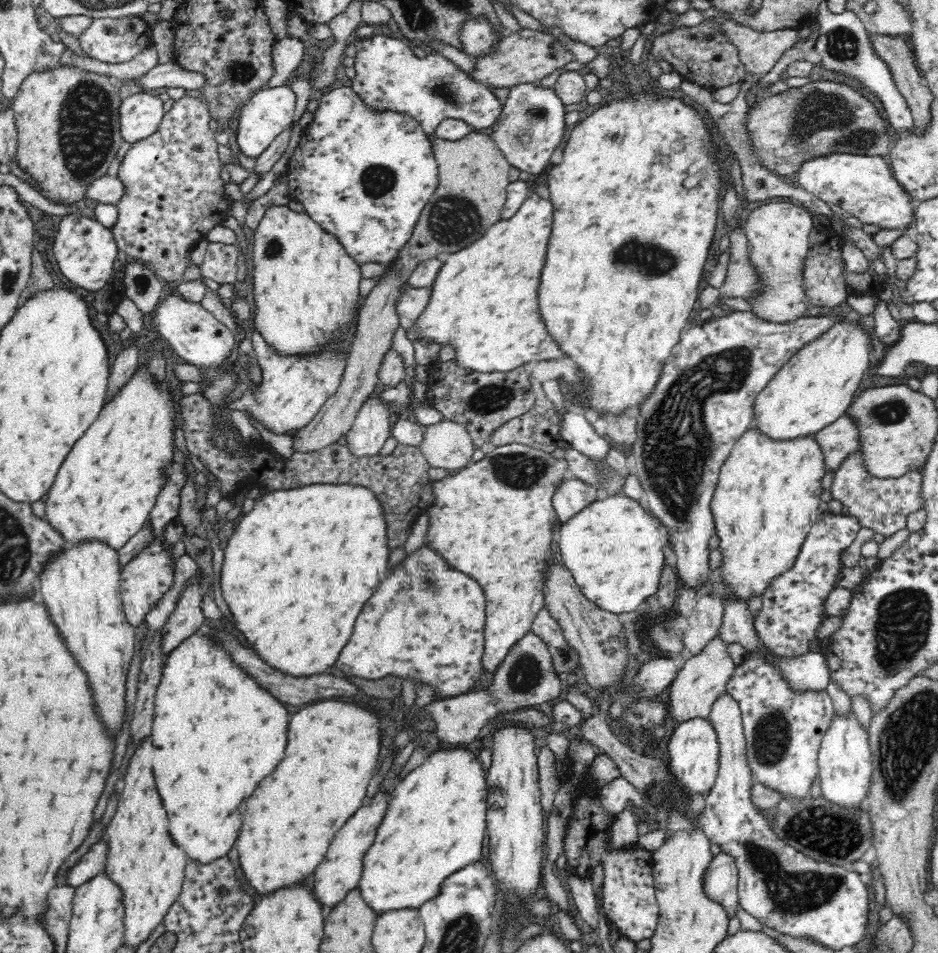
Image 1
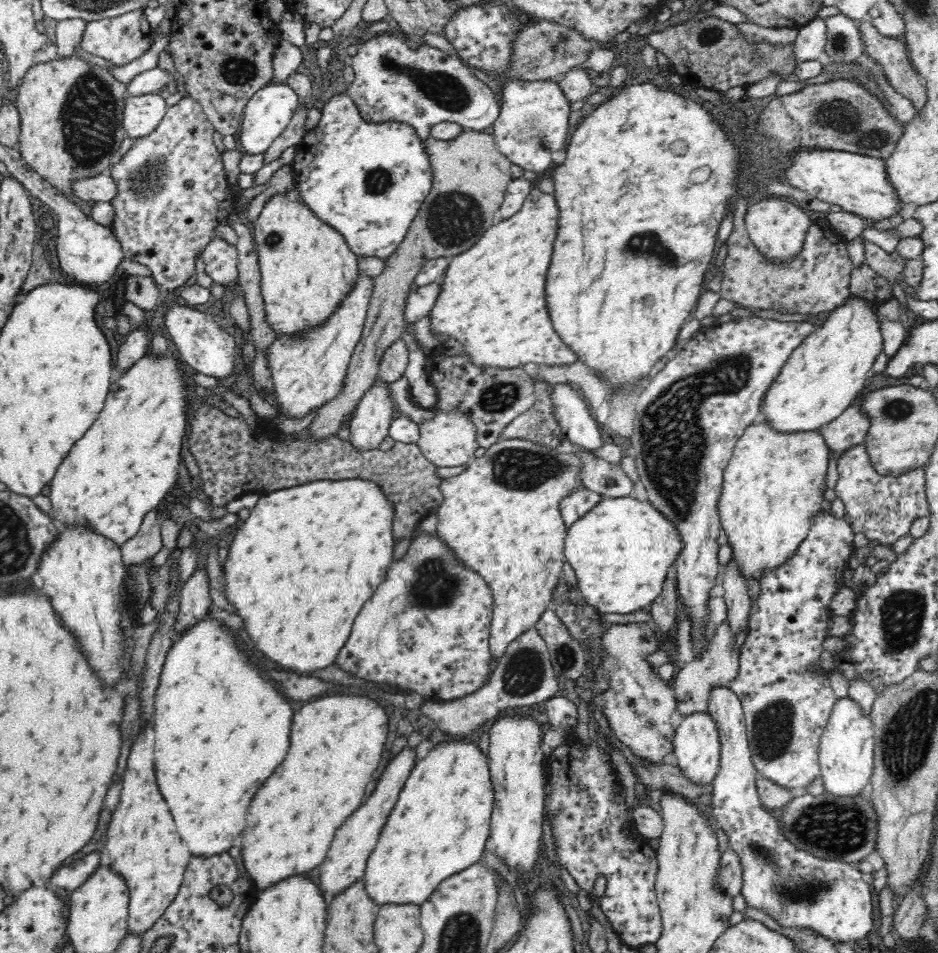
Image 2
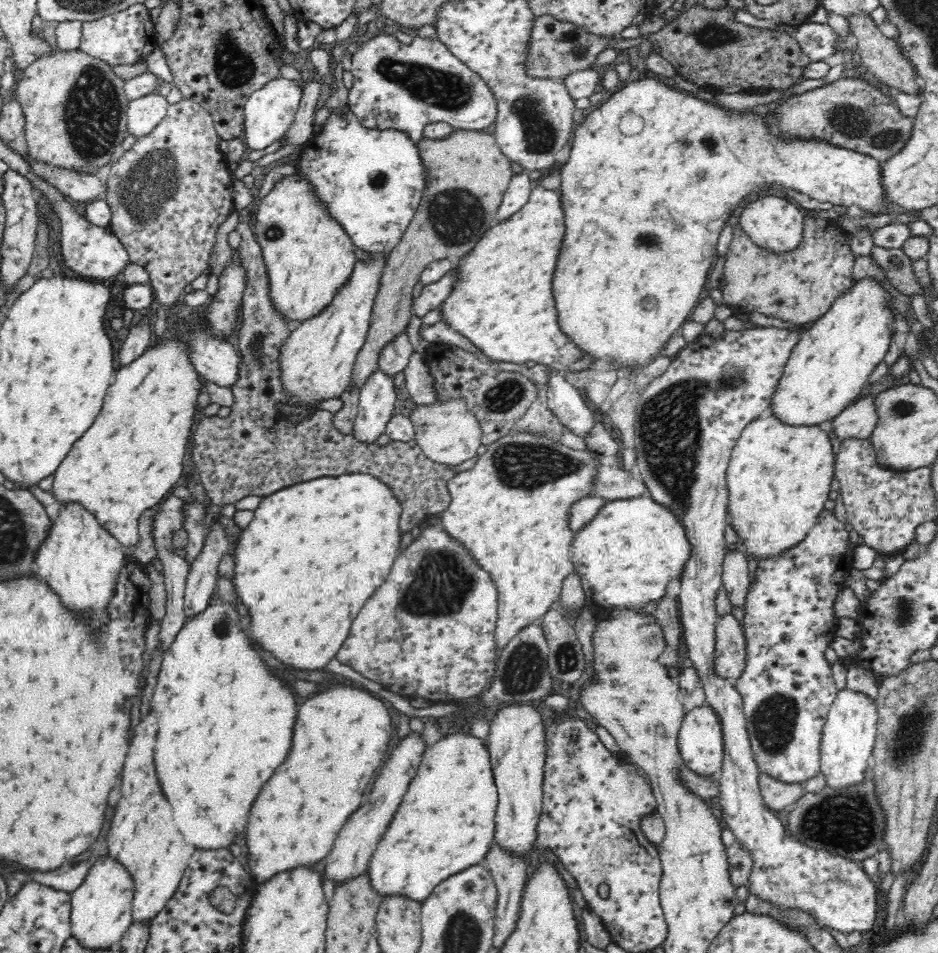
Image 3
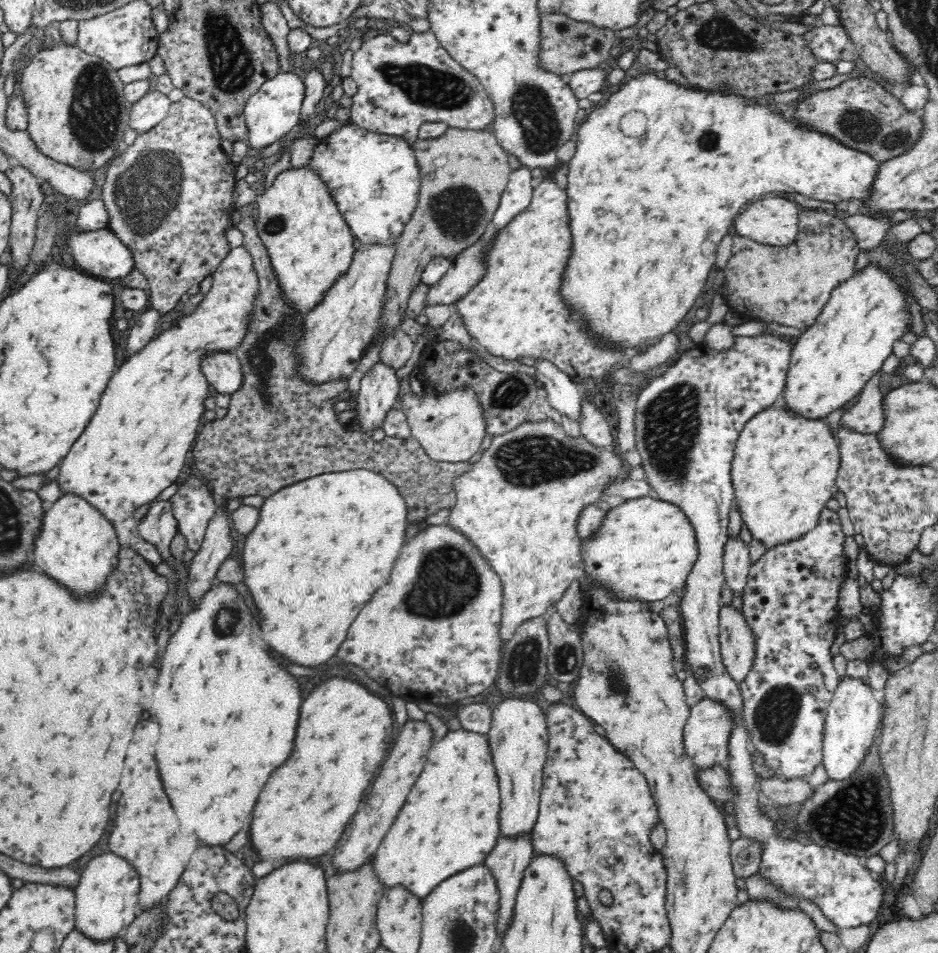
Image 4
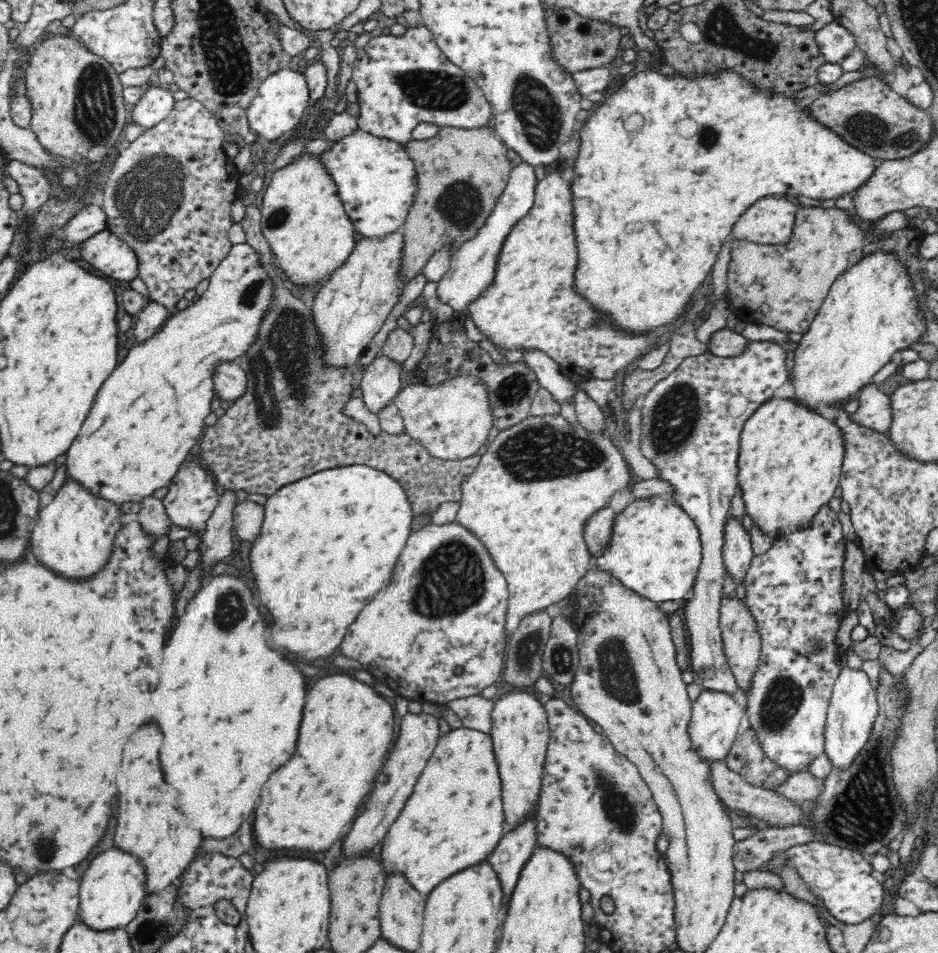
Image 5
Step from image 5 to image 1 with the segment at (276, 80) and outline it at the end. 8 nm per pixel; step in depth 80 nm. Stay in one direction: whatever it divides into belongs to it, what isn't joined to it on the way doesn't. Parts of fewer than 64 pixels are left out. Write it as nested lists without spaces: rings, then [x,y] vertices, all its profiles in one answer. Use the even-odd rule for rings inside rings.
[[[288,85],[273,88],[264,87],[241,108],[236,142],[242,155],[258,158],[272,144],[272,141],[294,120],[296,94]]]

